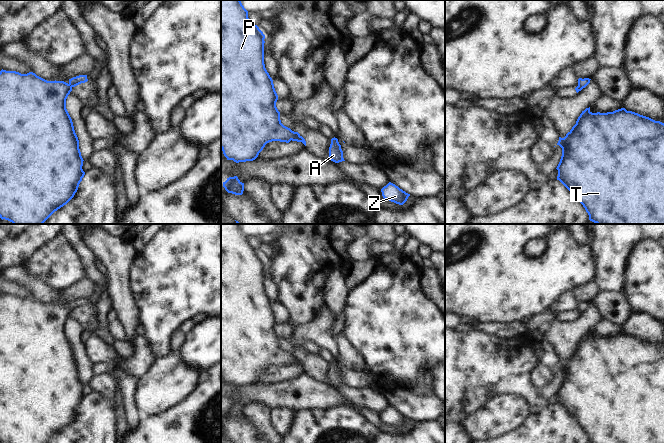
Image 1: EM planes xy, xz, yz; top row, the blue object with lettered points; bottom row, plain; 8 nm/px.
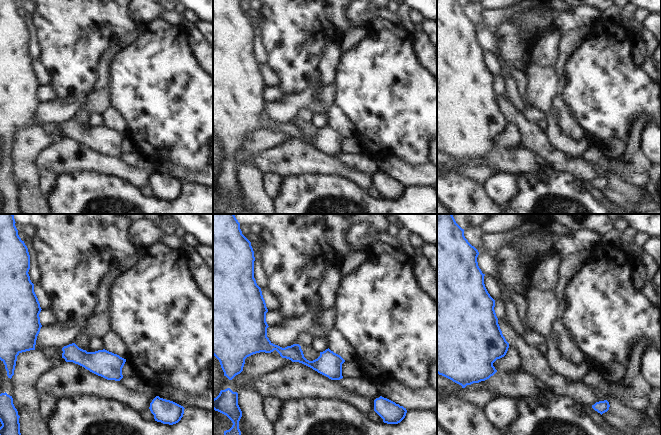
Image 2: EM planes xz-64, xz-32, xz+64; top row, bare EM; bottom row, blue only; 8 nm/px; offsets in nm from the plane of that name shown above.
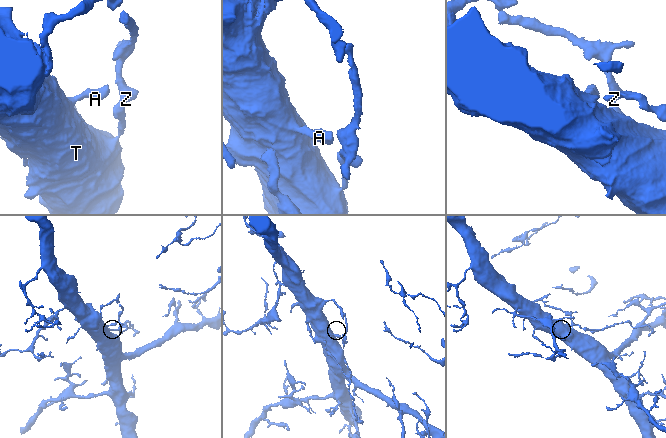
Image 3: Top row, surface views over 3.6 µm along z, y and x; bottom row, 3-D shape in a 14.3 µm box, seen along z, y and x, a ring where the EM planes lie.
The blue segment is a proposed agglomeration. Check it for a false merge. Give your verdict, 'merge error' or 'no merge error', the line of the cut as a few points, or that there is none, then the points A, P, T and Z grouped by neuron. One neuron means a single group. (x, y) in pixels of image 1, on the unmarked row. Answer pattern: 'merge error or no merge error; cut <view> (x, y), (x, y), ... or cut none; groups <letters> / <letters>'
no merge error; cut none; groups A P T Z

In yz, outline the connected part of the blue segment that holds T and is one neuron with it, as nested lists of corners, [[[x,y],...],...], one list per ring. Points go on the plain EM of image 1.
[[[589,331],[557,369],[562,372],[557,404],[580,425],[589,443],[664,443],[664,347],[625,332],[592,337]]]

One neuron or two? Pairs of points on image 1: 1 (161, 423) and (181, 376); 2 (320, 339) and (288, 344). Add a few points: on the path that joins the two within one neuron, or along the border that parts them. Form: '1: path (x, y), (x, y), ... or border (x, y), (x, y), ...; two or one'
1: border (186, 399), (165, 412), (145, 417); two
2: path (312, 336), (302, 336), (296, 342); one

